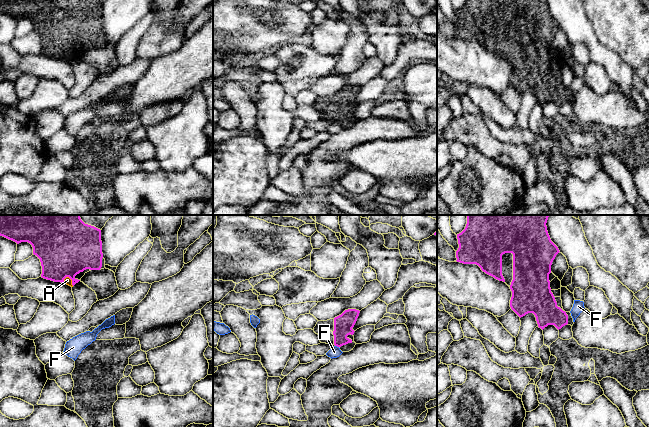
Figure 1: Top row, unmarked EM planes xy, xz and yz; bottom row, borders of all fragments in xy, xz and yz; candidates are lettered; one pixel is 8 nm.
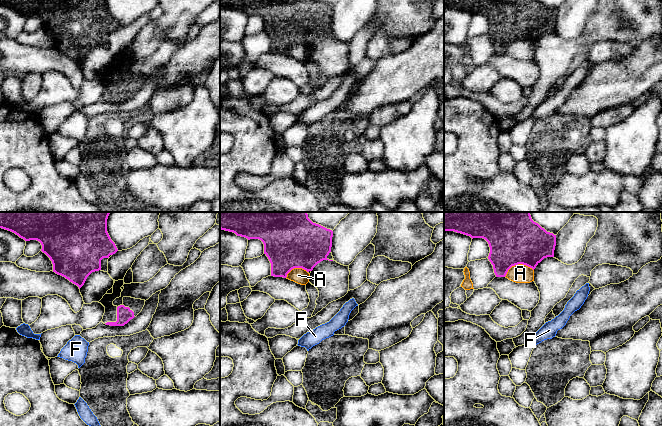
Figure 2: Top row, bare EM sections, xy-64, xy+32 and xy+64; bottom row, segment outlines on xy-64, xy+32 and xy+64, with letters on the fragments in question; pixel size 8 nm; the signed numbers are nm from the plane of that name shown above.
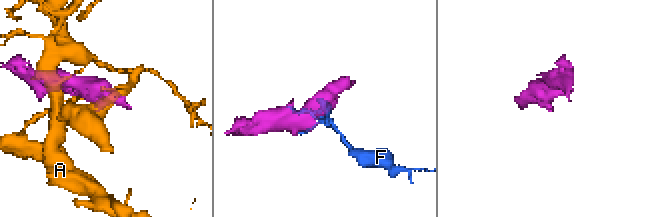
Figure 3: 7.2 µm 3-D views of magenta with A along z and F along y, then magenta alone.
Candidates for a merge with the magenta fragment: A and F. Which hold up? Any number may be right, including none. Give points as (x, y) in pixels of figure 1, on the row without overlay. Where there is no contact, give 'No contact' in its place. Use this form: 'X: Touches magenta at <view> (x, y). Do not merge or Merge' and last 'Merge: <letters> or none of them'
A: Touches magenta at xy (70, 54). Do not merge
F: Touches magenta at xz (337, 122). Do not merge
Merge: none of them

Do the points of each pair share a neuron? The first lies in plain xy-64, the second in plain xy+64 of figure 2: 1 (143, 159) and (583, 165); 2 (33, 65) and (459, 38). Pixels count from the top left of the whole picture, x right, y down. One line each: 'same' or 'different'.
1: same
2: different

